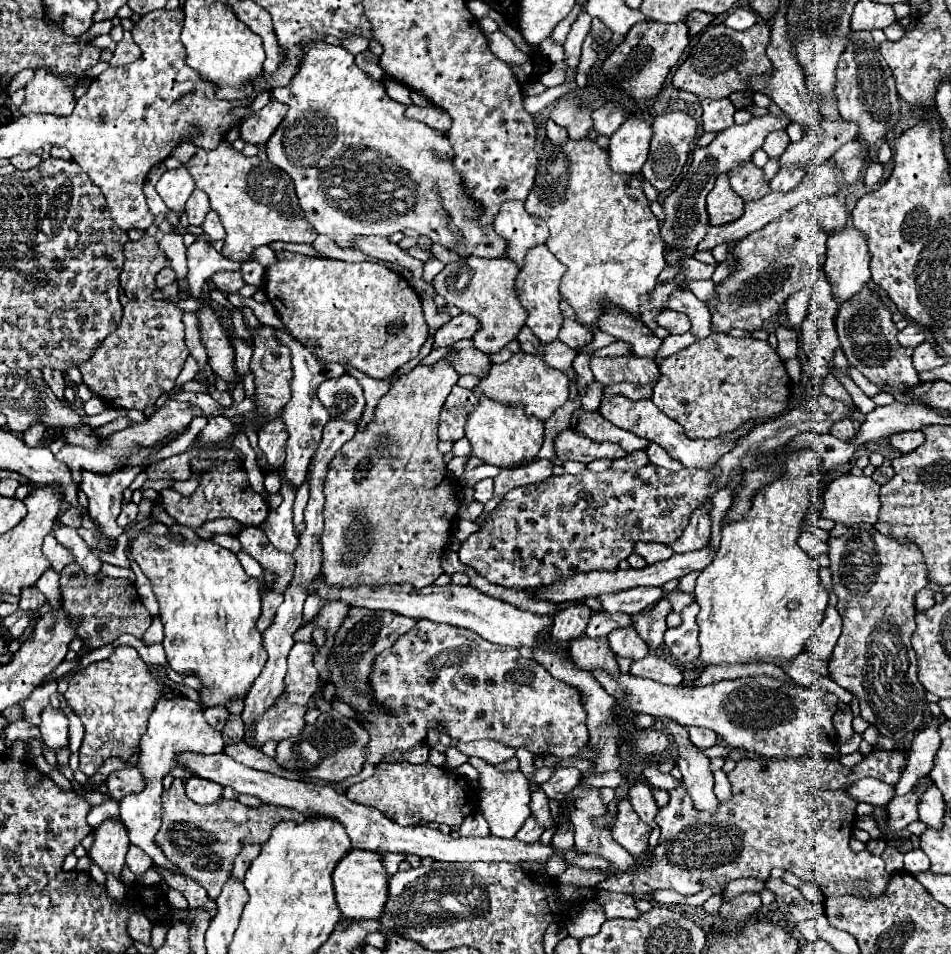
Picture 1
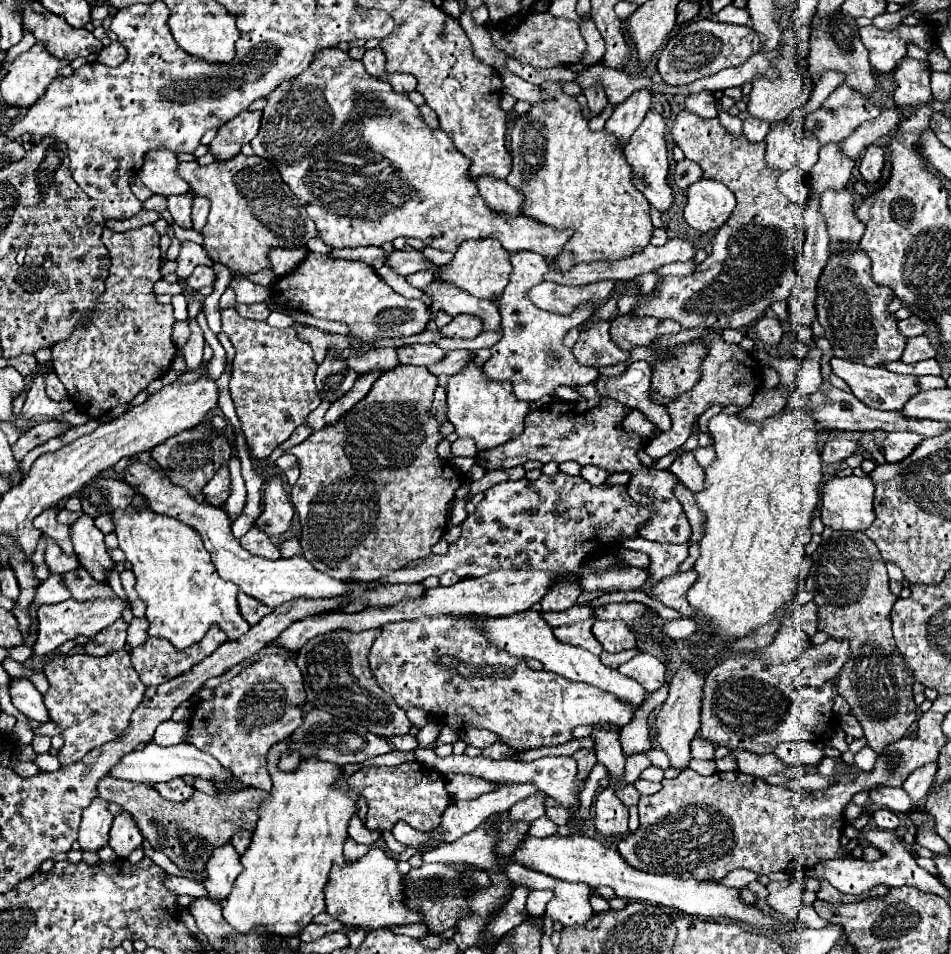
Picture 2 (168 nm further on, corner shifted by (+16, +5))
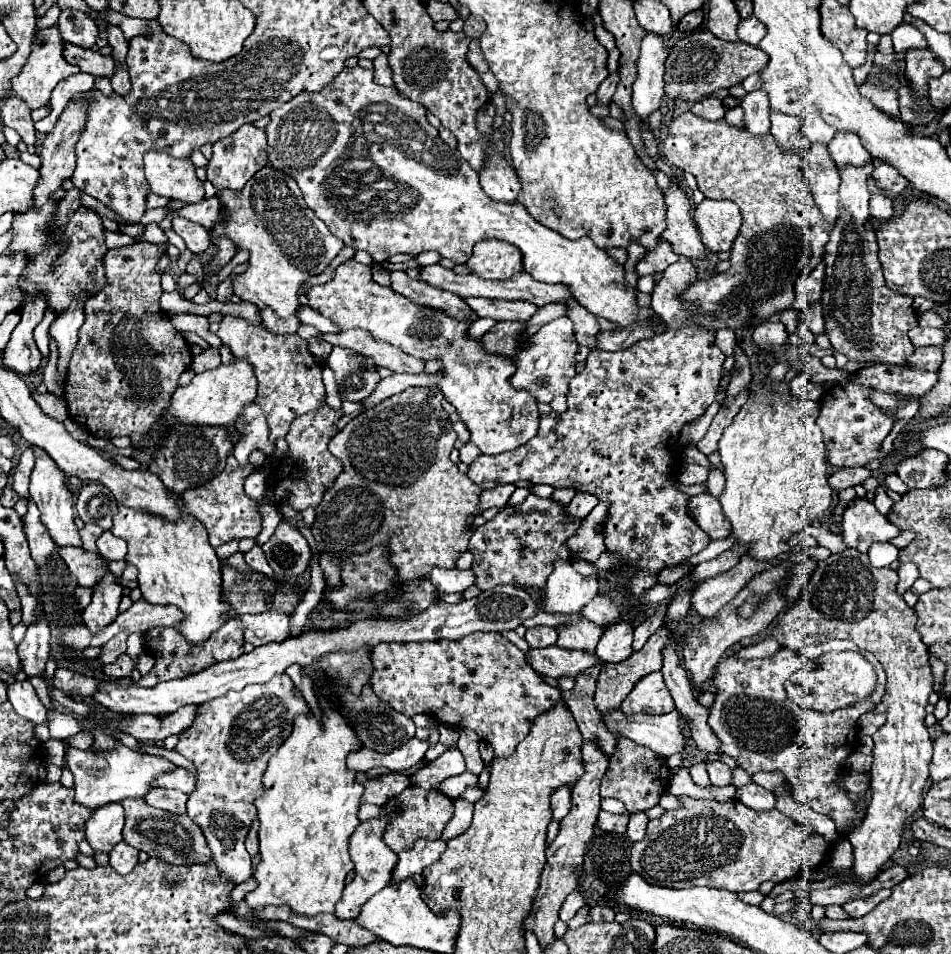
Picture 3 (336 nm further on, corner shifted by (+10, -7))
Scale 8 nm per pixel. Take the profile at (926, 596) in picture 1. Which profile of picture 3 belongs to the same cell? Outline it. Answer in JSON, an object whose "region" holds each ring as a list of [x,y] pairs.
{"region":[[[902,564],[902,566],[898,568],[898,576],[900,576],[898,594],[904,594],[908,588],[912,588],[912,584],[916,582],[916,578],[920,576],[920,574],[918,574],[918,566],[916,566],[916,564]]]}

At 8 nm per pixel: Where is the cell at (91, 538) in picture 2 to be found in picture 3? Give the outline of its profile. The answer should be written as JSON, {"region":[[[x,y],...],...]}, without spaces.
{"region":[[[108,572],[98,584],[92,594],[92,602],[82,612],[82,620],[90,632],[100,632],[106,624],[114,622],[118,616],[118,604],[122,598],[122,588],[114,582],[116,578]]]}

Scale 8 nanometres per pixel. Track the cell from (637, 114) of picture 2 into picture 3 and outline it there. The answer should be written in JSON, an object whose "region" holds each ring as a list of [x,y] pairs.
{"region":[[[646,32],[640,42],[638,76],[632,84],[632,106],[640,120],[646,120],[654,110],[660,108],[664,96],[664,62],[668,50],[660,34]]]}

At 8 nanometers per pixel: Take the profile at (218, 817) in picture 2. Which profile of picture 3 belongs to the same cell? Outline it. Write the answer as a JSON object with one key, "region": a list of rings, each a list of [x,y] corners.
{"region":[[[122,800],[126,810],[124,842],[132,848],[146,852],[148,856],[158,856],[170,864],[206,864],[212,852],[204,840],[202,830],[188,816],[172,816],[164,810],[148,806],[144,800]]]}

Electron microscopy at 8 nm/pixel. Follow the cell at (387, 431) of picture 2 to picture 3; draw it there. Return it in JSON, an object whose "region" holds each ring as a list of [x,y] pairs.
{"region":[[[408,388],[396,396],[390,396],[386,400],[382,400],[380,404],[376,404],[374,408],[368,408],[366,412],[362,412],[360,416],[356,416],[354,420],[350,420],[344,430],[340,430],[332,440],[330,440],[330,452],[342,452],[342,464],[344,464],[344,472],[336,478],[334,486],[324,494],[324,500],[322,504],[316,508],[316,522],[314,522],[314,528],[312,528],[312,534],[316,538],[316,544],[318,544],[318,550],[320,550],[320,564],[324,568],[324,576],[326,576],[326,584],[328,586],[334,586],[338,588],[340,586],[340,558],[344,556],[332,556],[332,554],[366,554],[370,548],[378,546],[378,544],[388,544],[390,550],[392,550],[392,556],[390,556],[390,562],[396,566],[398,570],[398,580],[400,582],[406,582],[406,580],[414,580],[414,578],[420,578],[420,576],[428,576],[432,572],[432,568],[456,568],[456,558],[468,550],[468,540],[472,536],[472,530],[470,530],[470,524],[468,524],[468,518],[470,516],[478,516],[480,510],[478,510],[478,504],[480,504],[480,494],[482,490],[464,474],[460,474],[460,470],[456,468],[454,462],[450,462],[450,452],[454,448],[454,442],[456,442],[456,432],[452,430],[452,422],[448,420],[448,414],[444,412],[440,400],[442,400],[442,392],[438,388]]]}

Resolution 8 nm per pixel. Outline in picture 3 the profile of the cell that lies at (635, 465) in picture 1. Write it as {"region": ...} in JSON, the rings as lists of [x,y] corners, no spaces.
{"region":[[[576,494],[574,498],[572,498],[572,502],[566,506],[566,516],[570,516],[570,520],[584,520],[586,518],[586,514],[594,508],[598,504],[598,500],[596,500],[596,496],[592,496],[592,494]]]}

